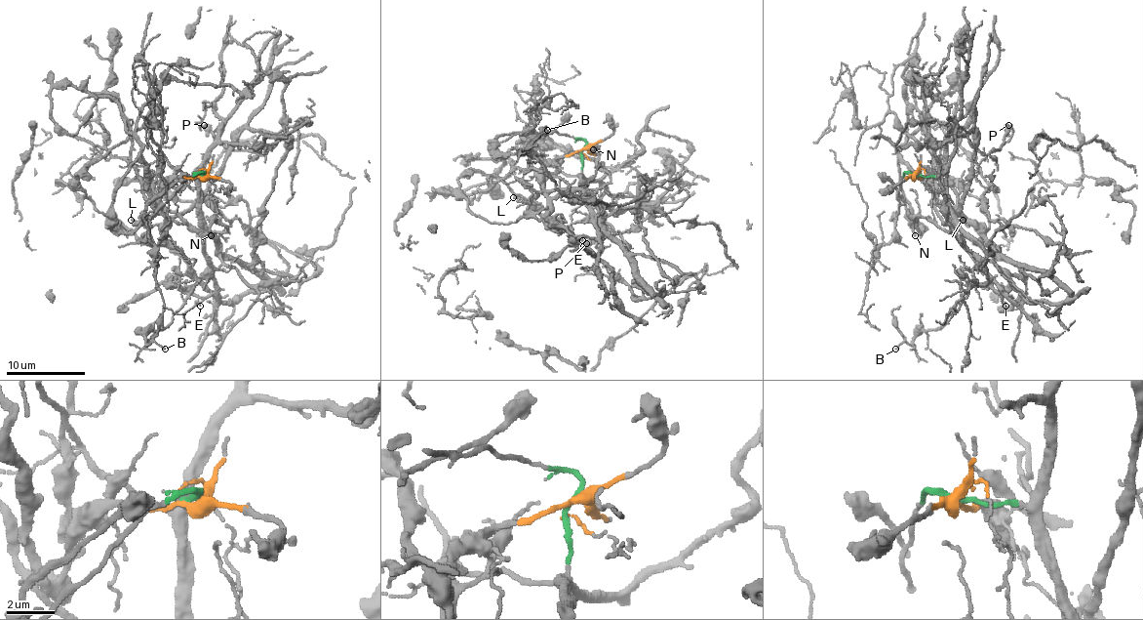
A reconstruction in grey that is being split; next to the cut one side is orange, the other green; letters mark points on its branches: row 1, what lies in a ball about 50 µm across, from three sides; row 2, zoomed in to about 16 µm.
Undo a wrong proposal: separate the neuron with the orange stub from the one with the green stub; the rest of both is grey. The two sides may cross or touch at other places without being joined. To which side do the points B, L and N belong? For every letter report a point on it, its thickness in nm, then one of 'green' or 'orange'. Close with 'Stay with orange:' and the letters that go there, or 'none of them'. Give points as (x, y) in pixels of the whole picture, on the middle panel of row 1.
B: place (547, 130); calibre 160 nm; green
L: place (513, 197); calibre 120 nm; orange
N: place (593, 149); calibre 140 nm; orange
Stay with orange: L, N

